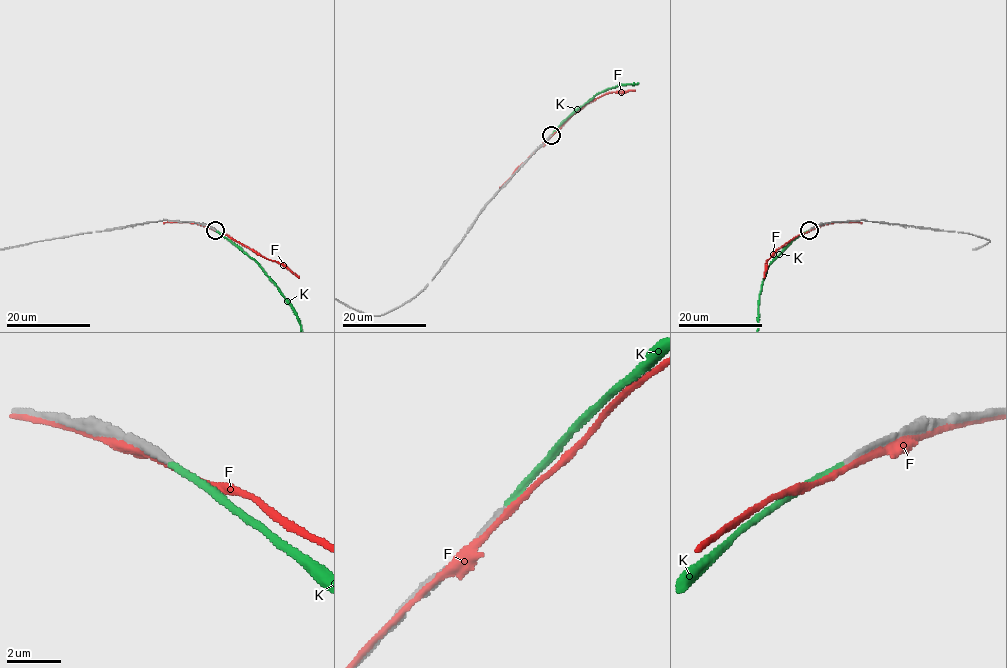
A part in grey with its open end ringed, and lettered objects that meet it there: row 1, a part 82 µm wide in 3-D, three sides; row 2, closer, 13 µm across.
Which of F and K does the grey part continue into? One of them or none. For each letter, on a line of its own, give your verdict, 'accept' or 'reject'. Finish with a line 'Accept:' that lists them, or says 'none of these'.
F: reject
K: accept
Accept: K

